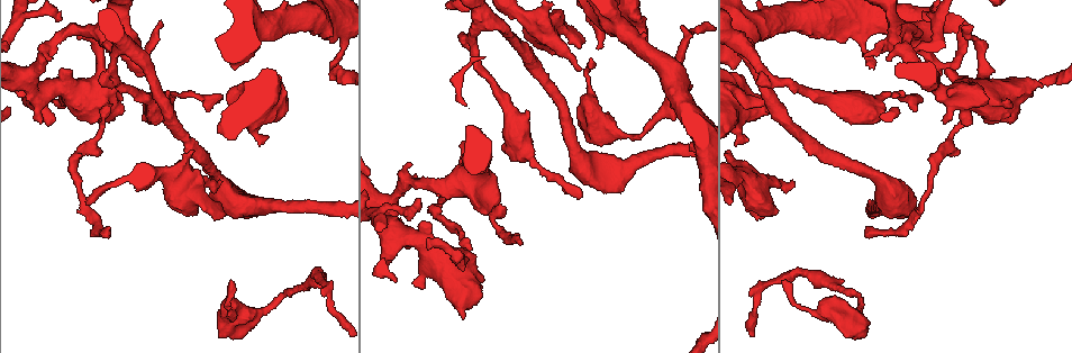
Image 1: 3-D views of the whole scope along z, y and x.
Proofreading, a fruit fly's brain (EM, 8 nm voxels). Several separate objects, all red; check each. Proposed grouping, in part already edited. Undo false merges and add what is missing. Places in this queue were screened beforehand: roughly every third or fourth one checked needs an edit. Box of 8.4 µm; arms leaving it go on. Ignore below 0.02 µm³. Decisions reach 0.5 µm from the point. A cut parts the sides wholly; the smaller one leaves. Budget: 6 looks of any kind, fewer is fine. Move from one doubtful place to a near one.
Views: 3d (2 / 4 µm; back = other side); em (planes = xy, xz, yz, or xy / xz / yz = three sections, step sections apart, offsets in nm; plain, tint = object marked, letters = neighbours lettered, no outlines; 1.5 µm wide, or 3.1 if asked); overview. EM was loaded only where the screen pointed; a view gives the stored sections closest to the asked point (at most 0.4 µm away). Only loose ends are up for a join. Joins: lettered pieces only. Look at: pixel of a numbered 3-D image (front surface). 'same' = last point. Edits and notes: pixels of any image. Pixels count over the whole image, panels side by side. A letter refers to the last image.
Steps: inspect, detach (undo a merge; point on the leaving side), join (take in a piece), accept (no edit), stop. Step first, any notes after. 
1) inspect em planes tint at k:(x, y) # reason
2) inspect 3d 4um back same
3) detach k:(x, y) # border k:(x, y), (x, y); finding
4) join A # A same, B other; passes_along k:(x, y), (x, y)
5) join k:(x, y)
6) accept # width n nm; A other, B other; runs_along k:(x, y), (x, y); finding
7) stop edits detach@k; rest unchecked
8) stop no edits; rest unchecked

inspect em xy step 8 tint at 1:(887, 61) # branch stops here

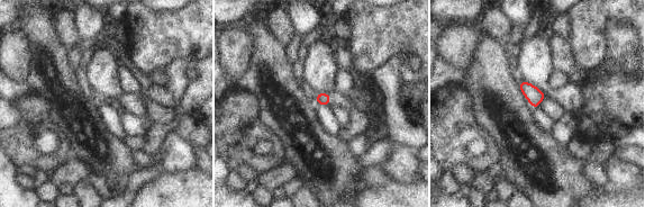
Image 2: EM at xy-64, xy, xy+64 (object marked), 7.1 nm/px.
inspect em planes letters same # cut it another way

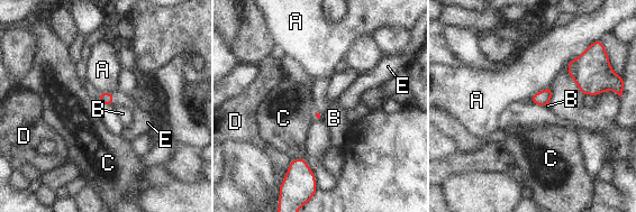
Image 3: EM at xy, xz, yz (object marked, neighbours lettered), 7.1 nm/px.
join E # longest_contact A 180 nm; A other, B other, C other, D other, E same; it goes on there

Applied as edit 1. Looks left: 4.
inspect overview # see it whole again

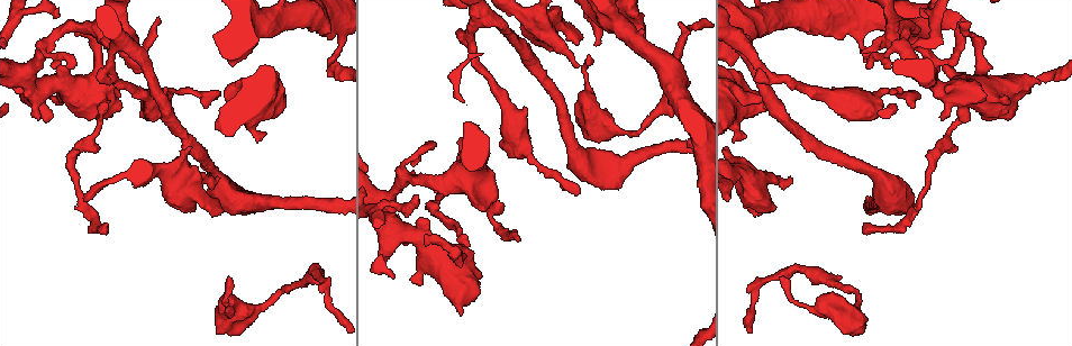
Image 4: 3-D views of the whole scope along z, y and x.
inspect 3d 4um back at 4:(398, 216)

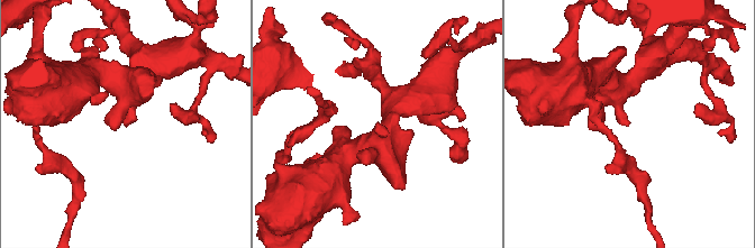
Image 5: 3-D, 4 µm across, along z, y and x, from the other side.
inspect em planes plain at 5:(378, 123) # shape alone is not enough

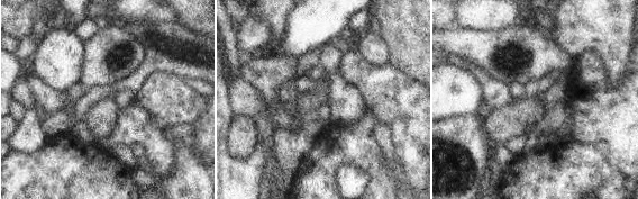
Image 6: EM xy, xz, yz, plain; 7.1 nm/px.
inspect em planes letters same

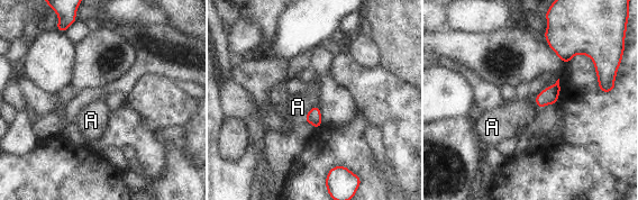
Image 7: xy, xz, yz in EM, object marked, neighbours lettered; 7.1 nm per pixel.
accept # A other; border 7:(317, 106), (308, 111), (303, 121); none of them fits

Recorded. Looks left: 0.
stop edits join@3; rest unchecked

